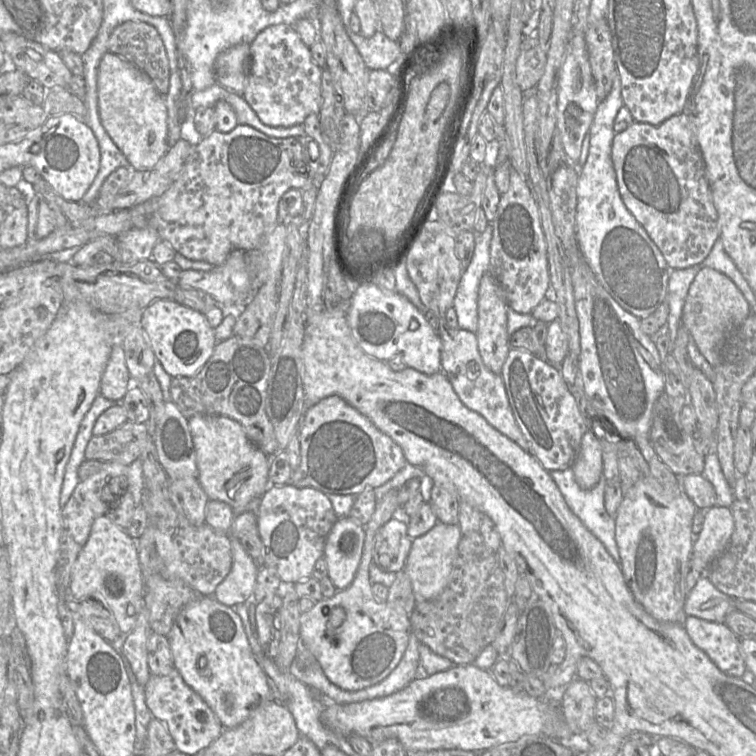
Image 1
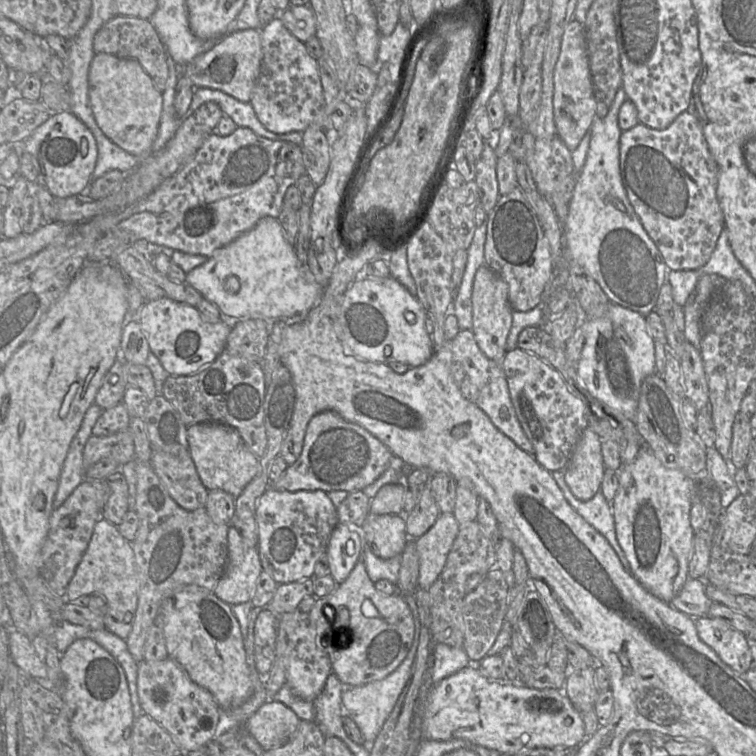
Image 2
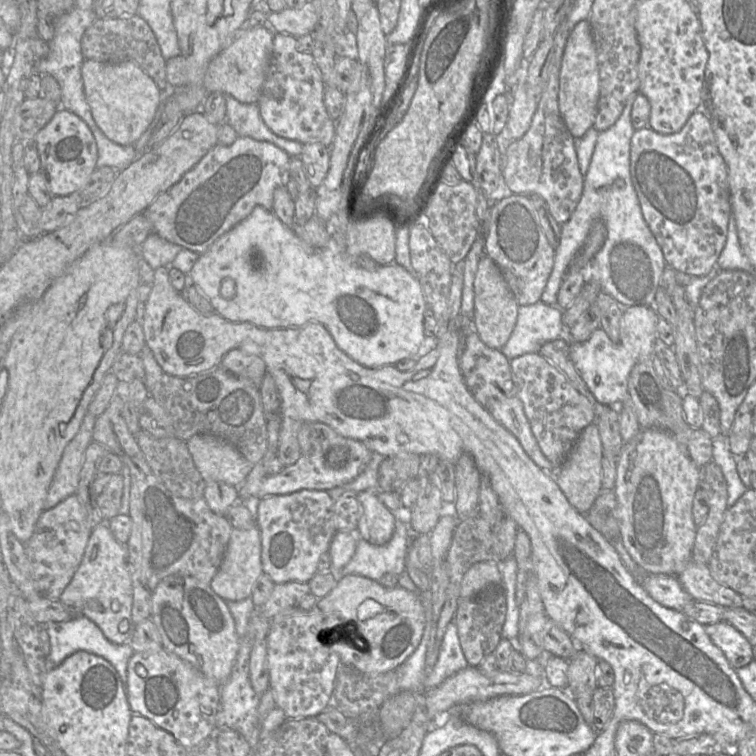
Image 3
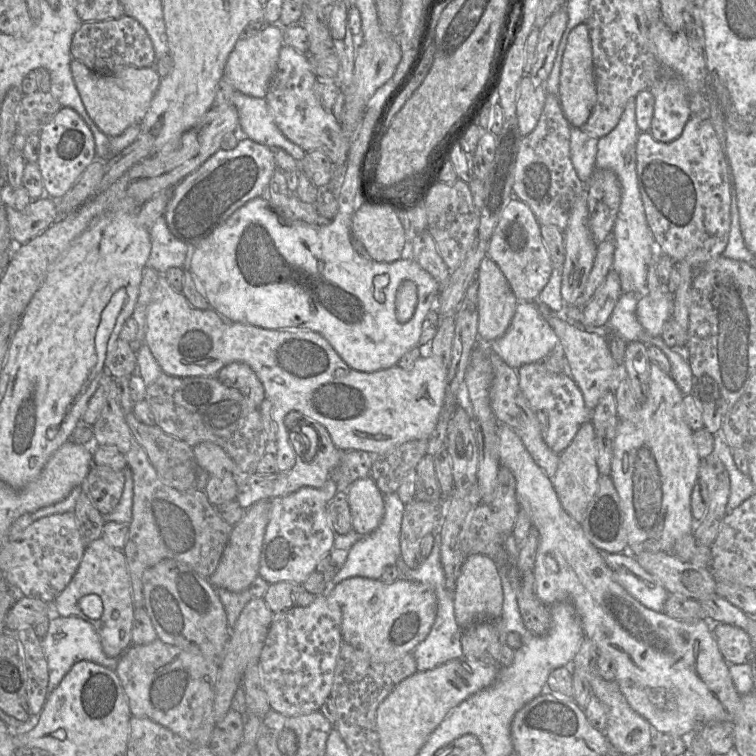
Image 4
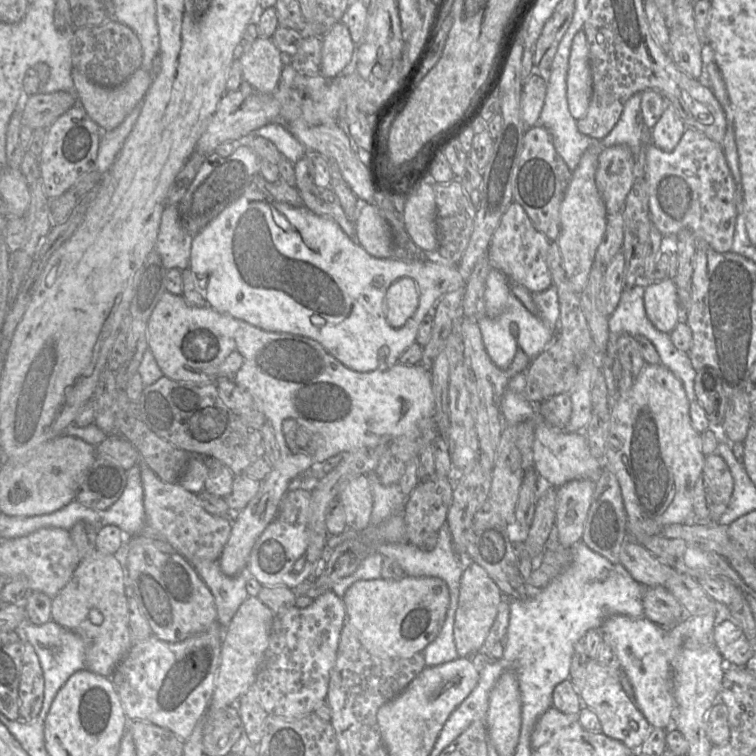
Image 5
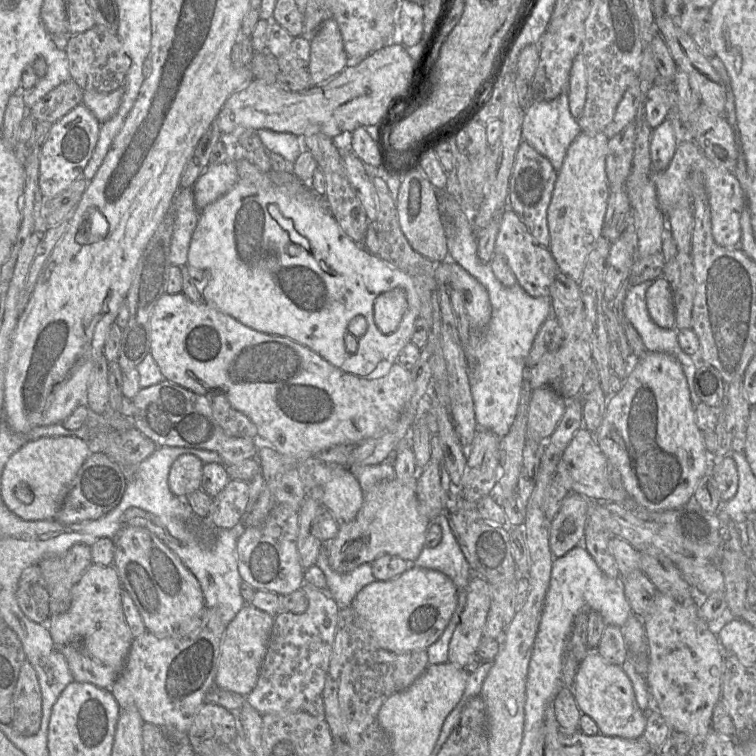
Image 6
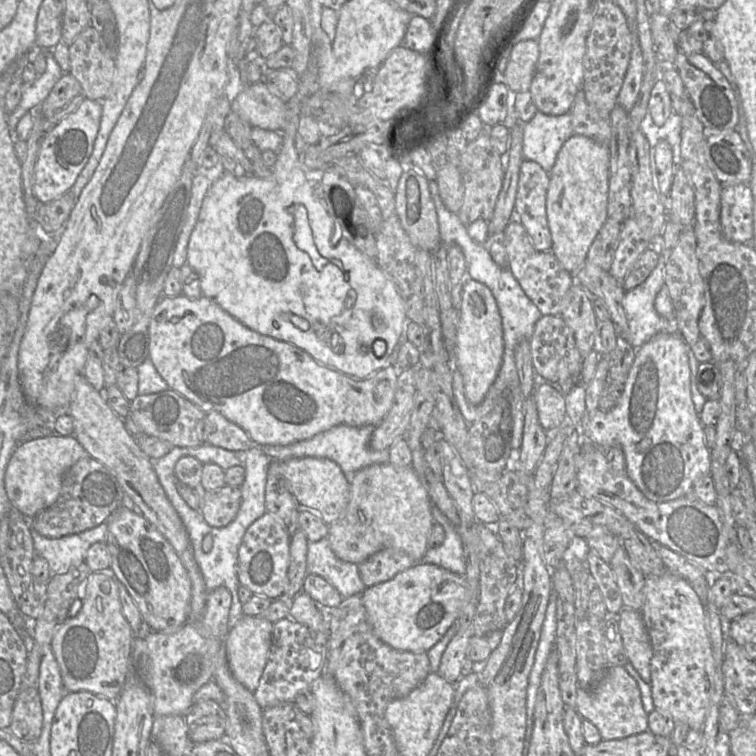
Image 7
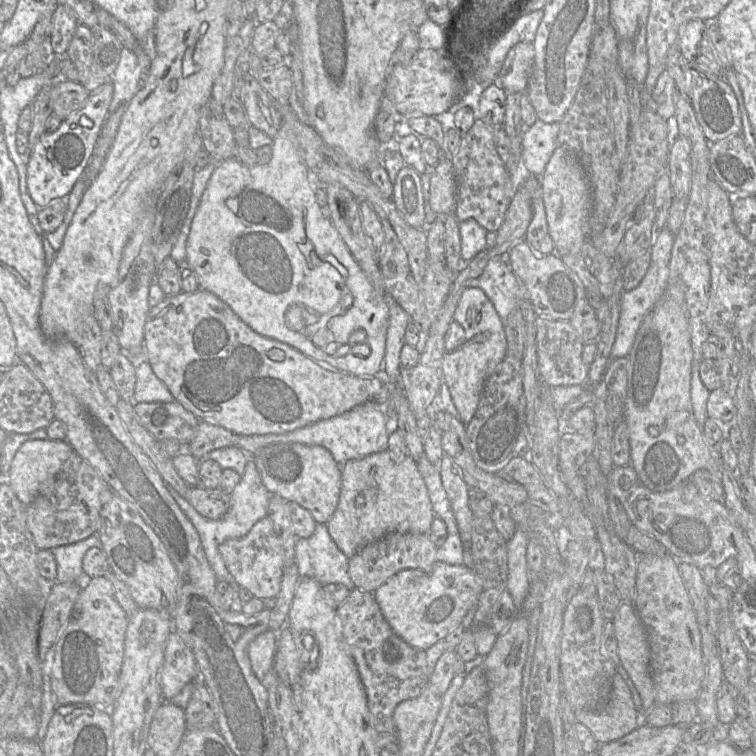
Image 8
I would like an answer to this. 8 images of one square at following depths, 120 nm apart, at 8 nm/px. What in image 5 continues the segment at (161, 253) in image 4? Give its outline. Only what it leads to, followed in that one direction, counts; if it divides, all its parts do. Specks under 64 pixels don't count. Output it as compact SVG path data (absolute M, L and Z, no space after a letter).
M167 205L161 216L155 244L155 250L160 254L167 270L183 270L189 267L192 240L193 236L180 223L178 206Z

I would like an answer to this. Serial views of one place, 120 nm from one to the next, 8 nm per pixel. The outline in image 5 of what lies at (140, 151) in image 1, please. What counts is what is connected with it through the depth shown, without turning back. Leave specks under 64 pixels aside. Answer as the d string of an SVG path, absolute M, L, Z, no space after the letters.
M75 68L72 70L72 79L78 97L78 104L102 132L108 132L118 127L136 105L144 99L153 82L152 75L142 68L137 69L124 83L116 87L104 87L95 84Z

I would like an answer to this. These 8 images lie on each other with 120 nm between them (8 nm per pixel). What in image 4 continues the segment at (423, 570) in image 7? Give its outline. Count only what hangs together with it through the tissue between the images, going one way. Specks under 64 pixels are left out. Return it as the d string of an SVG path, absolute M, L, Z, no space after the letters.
M351 577L337 585L330 585L324 595L337 604L343 615L342 640L348 643L350 638L356 638L358 650L367 653L372 661L379 663L391 662L412 654L416 646L428 636L437 612L437 597L432 586L407 579L397 579L387 584L380 579Z

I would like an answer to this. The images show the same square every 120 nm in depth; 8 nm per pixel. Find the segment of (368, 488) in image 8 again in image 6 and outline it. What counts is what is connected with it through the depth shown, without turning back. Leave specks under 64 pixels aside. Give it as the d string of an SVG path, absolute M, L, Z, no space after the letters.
M416 477L391 479L372 486L365 494L362 507L350 523L339 527L336 537L327 544L330 567L348 573L364 563L372 563L381 555L398 556L410 564L425 547L426 532L432 520L418 510Z

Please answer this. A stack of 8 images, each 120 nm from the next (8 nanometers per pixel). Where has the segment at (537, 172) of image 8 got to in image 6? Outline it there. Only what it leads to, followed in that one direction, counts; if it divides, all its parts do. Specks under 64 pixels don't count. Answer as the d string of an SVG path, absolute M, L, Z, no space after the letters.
M568 92L562 93L551 101L534 101L524 111L522 122L522 139L533 147L539 154L547 158L558 172L563 164L568 147L582 133L578 120L570 111Z

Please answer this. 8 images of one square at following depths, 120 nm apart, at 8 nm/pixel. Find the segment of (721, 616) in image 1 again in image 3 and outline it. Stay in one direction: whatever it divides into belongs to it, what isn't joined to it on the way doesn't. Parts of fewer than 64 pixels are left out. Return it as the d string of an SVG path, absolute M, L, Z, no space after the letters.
M644 574L641 584L656 602L676 611L682 612L693 599L675 575Z

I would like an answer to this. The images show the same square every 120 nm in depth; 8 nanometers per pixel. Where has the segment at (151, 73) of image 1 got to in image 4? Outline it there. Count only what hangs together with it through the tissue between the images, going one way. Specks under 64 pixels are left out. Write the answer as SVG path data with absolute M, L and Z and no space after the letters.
M126 15L118 19L82 23L73 36L70 52L72 59L100 75L112 74L128 66L154 67L157 61L146 30L136 19Z

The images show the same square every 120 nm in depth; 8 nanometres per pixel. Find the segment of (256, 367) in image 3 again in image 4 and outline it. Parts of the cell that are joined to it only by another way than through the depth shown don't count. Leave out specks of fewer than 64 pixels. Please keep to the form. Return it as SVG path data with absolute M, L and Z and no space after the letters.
M231 362L225 365L217 373L217 378L224 385L239 390L258 408L265 399L261 381L252 368L244 362Z

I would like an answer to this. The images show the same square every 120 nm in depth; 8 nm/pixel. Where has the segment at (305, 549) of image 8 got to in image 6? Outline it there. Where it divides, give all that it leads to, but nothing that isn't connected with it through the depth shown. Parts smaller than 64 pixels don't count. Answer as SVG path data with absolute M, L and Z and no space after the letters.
M322 547L315 563L324 573L327 580L327 591L340 608L351 606L357 593L372 583L373 576L370 563L364 563L348 573L338 573L329 565L327 547Z

